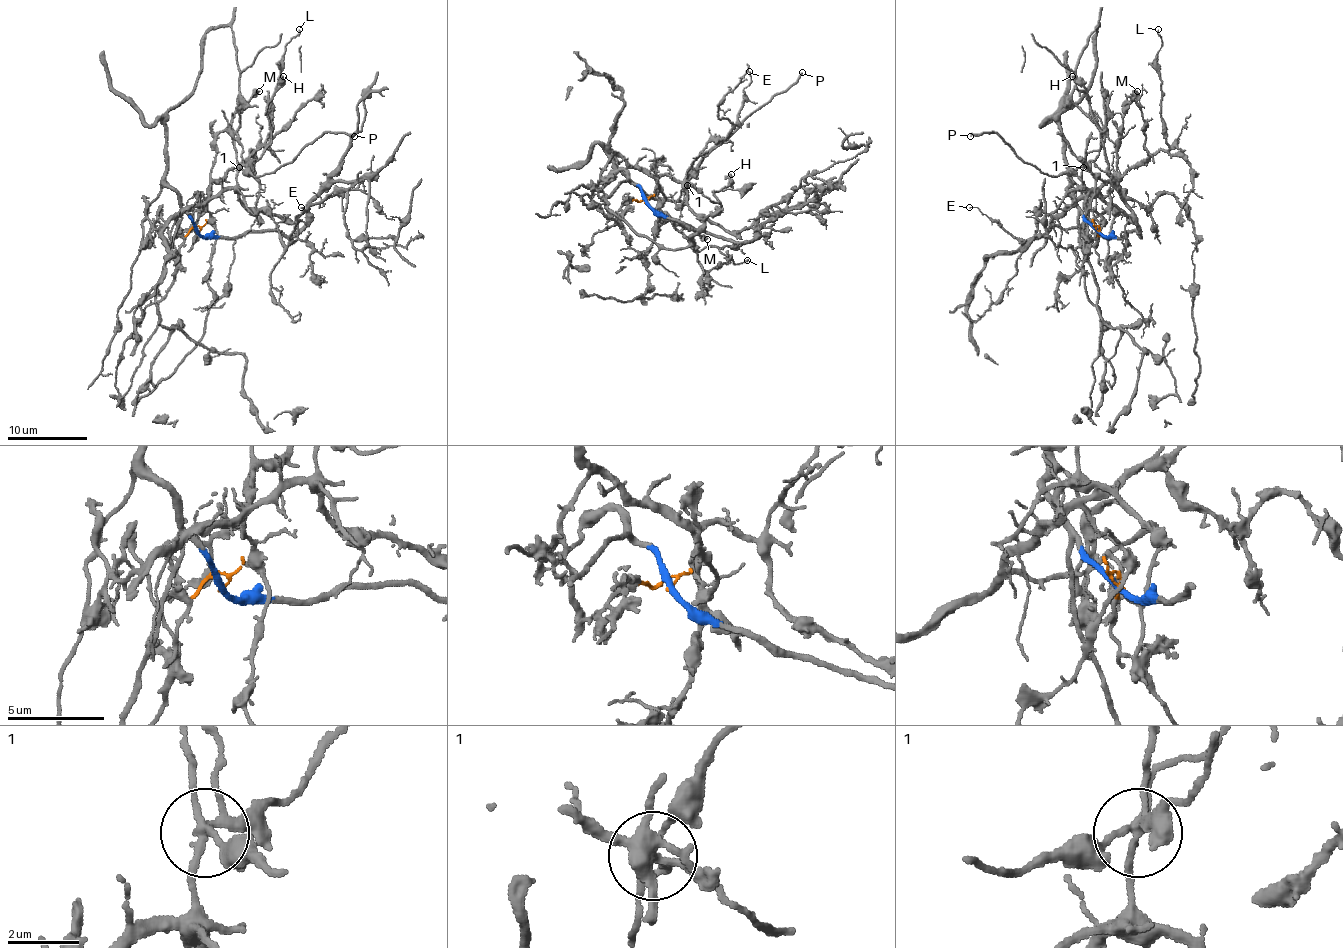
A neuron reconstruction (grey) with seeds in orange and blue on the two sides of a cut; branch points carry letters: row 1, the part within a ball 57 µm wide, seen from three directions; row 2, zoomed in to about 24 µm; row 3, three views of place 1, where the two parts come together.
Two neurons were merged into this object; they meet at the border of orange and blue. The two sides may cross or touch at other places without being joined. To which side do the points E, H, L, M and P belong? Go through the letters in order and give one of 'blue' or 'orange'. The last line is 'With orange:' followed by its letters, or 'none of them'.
E: orange
H: orange
L: orange
M: orange
P: blue
With orange: E, H, L, M

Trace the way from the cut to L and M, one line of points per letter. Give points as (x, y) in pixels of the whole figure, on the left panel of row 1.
L: (199, 232), (171, 238), (161, 210), (153, 228), (207, 199), (257, 149), (269, 131), (281, 55), (299, 29)
M: (199, 232), (195, 226), (185, 236), (171, 238), (161, 210), (153, 228), (207, 199), (215, 137), (259, 91)

